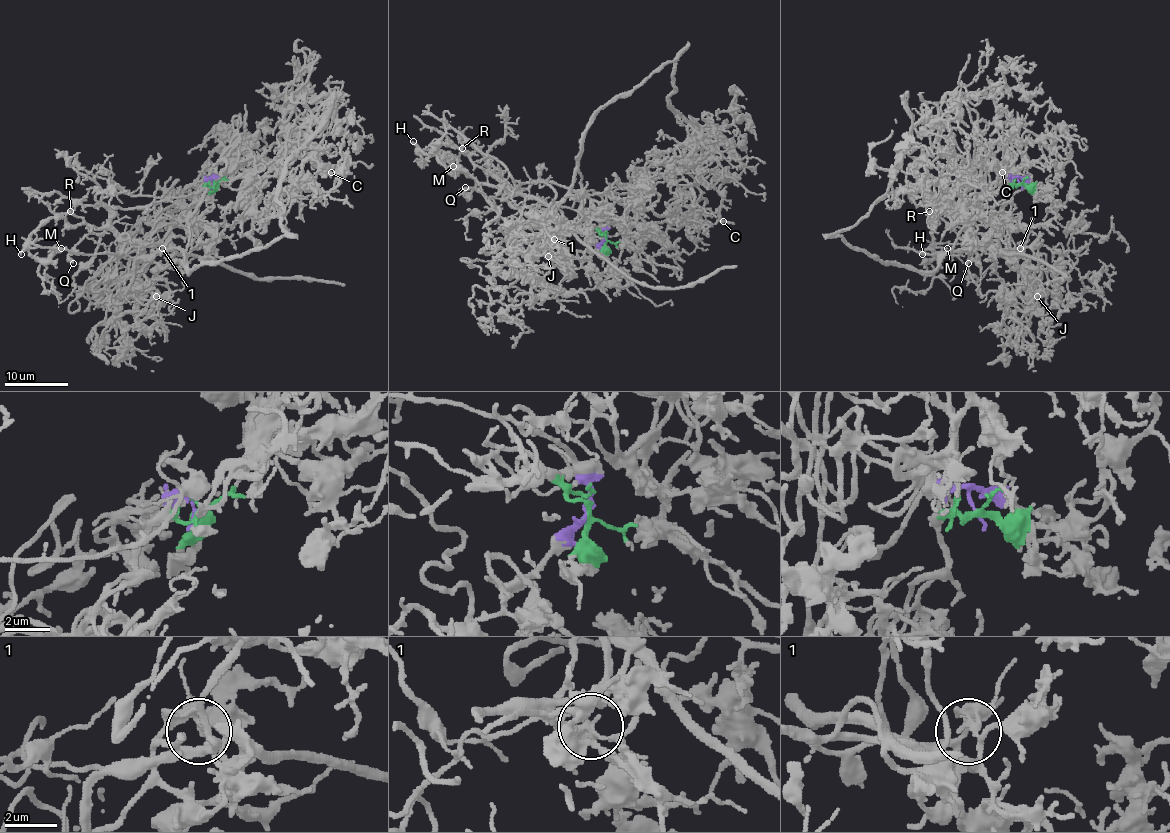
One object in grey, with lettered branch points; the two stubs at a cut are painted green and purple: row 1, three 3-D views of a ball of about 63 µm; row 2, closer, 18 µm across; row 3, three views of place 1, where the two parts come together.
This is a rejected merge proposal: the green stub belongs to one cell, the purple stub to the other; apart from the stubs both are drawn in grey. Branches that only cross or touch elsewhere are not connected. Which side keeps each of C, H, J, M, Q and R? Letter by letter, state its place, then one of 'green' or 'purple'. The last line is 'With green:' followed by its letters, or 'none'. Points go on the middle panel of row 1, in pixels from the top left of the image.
C: place (723, 221); green
H: place (413, 141); purple
J: place (548, 256); green
M: place (453, 166); purple
Q: place (465, 187); purple
R: place (462, 148); purple
With green: C, J

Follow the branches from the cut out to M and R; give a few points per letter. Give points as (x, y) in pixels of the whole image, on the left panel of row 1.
M: (213, 184), (184, 197), (125, 193), (112, 181), (103, 227), (53, 217), (31, 235), (37, 257), (61, 248)
R: (213, 184), (211, 177), (200, 190), (184, 197), (125, 193), (112, 181), (98, 205), (79, 203), (71, 211)

